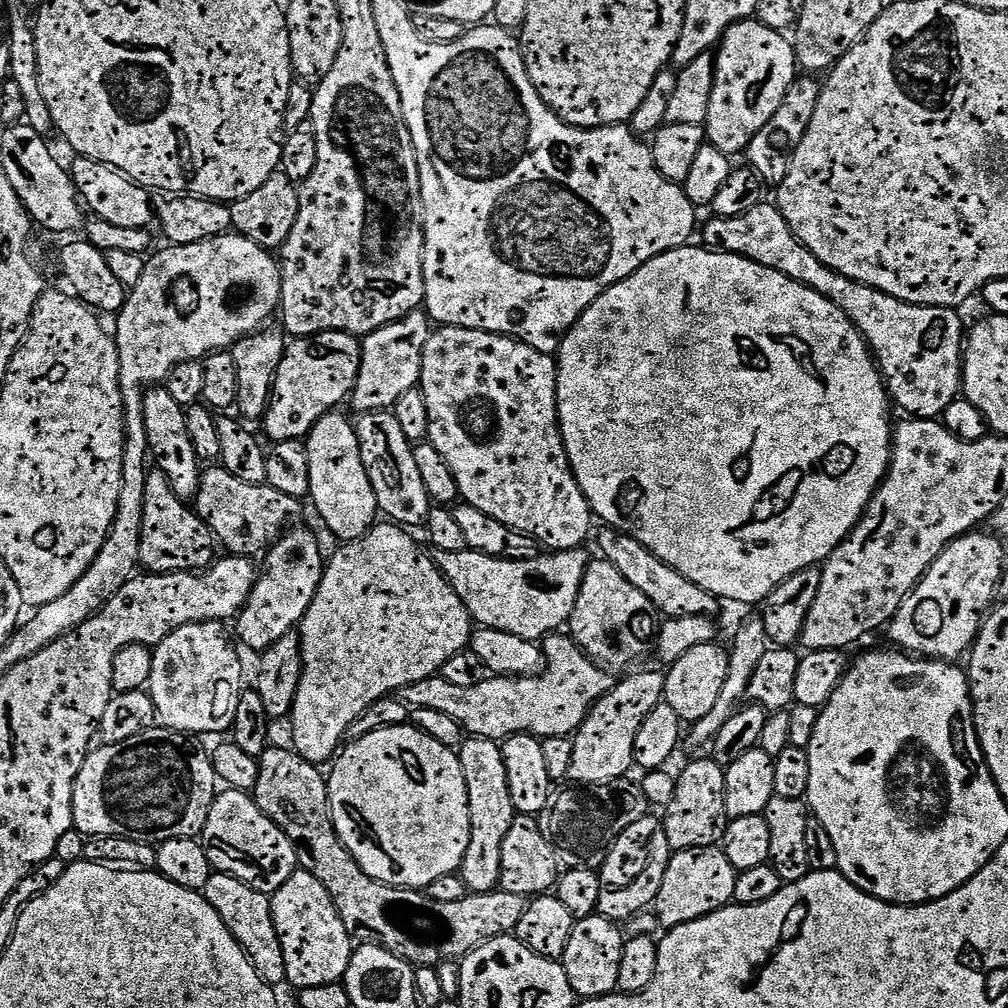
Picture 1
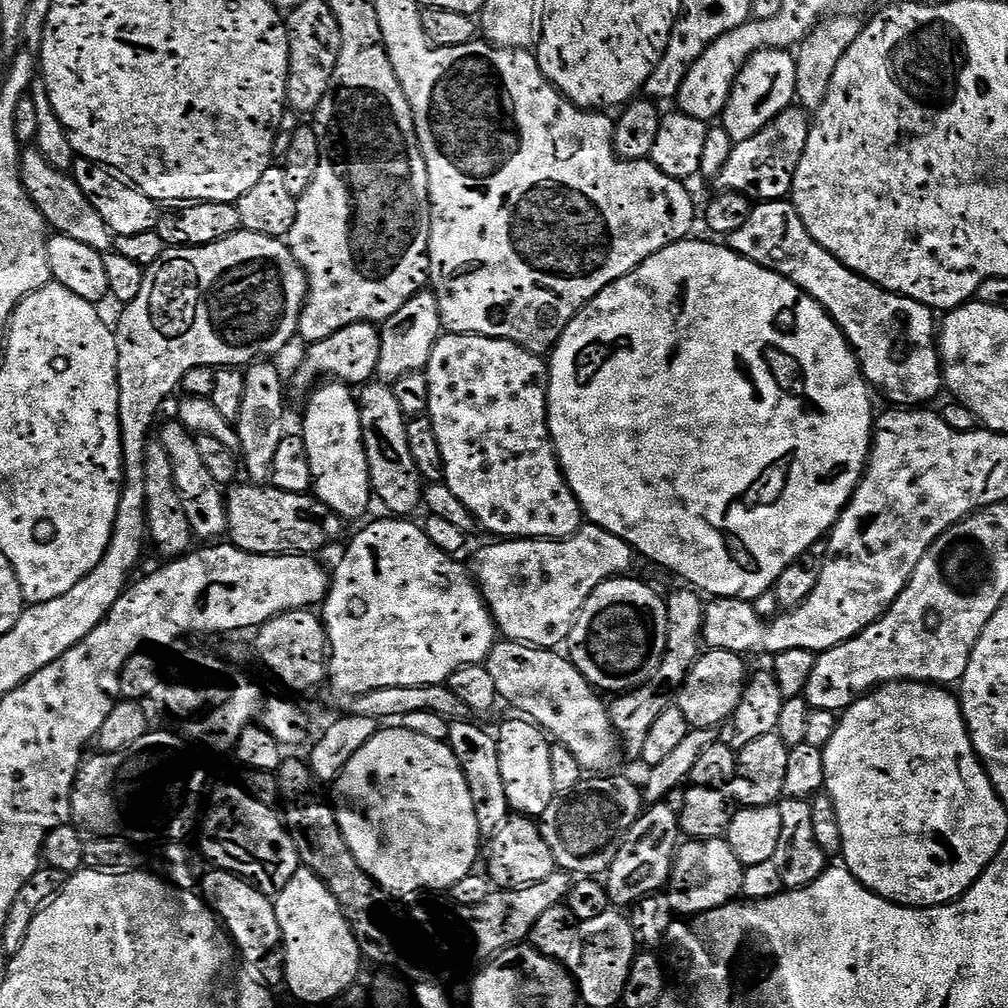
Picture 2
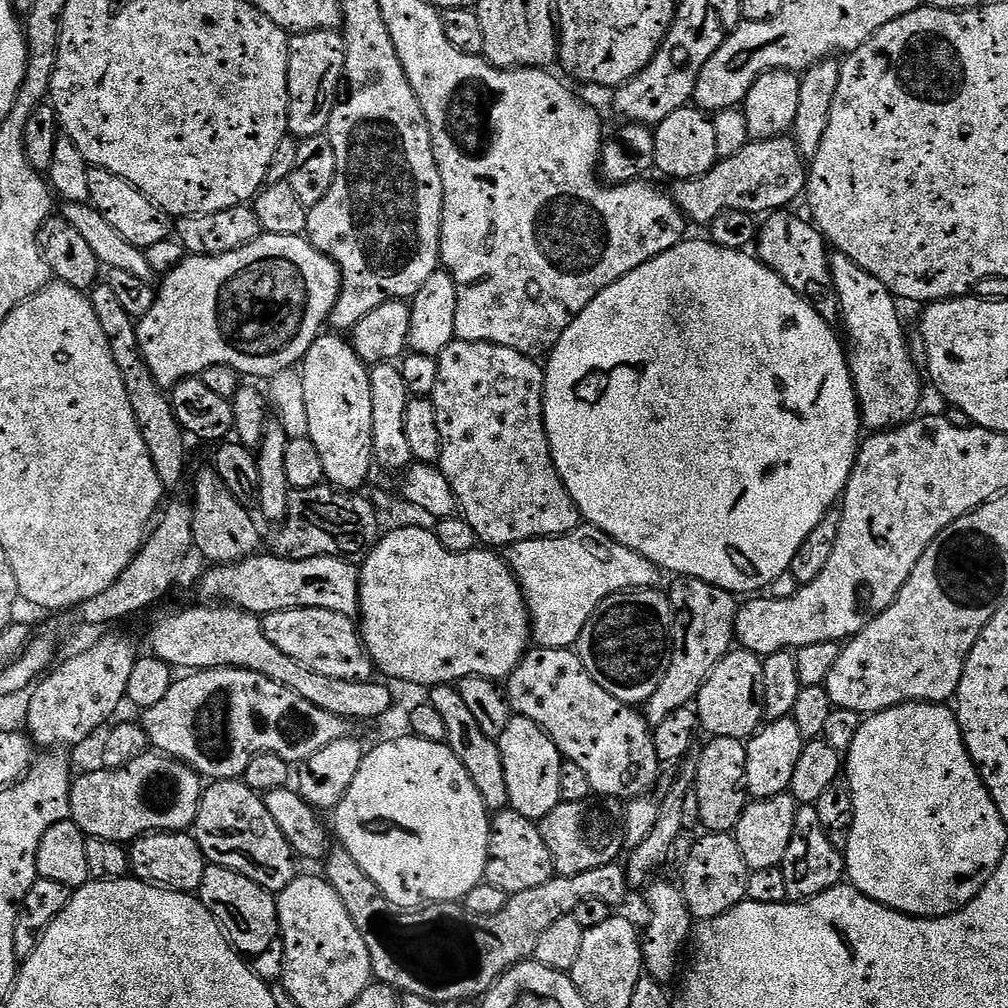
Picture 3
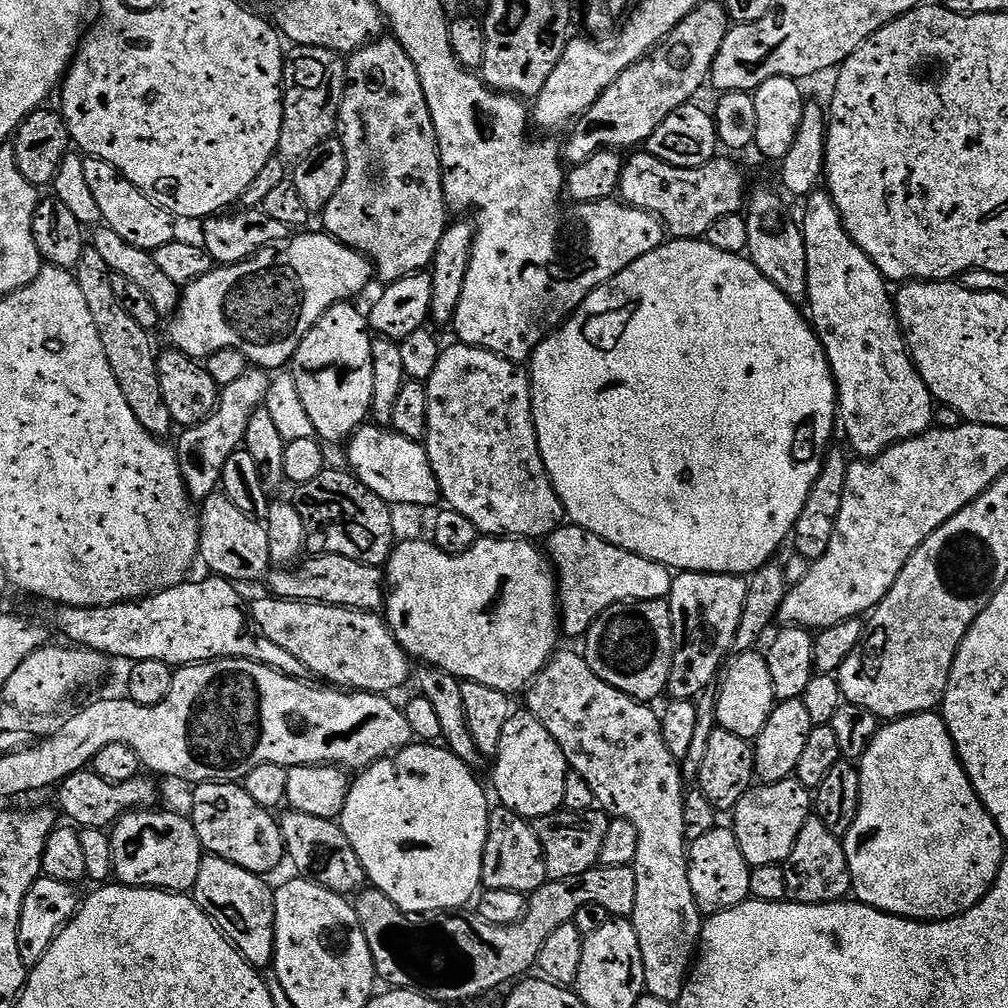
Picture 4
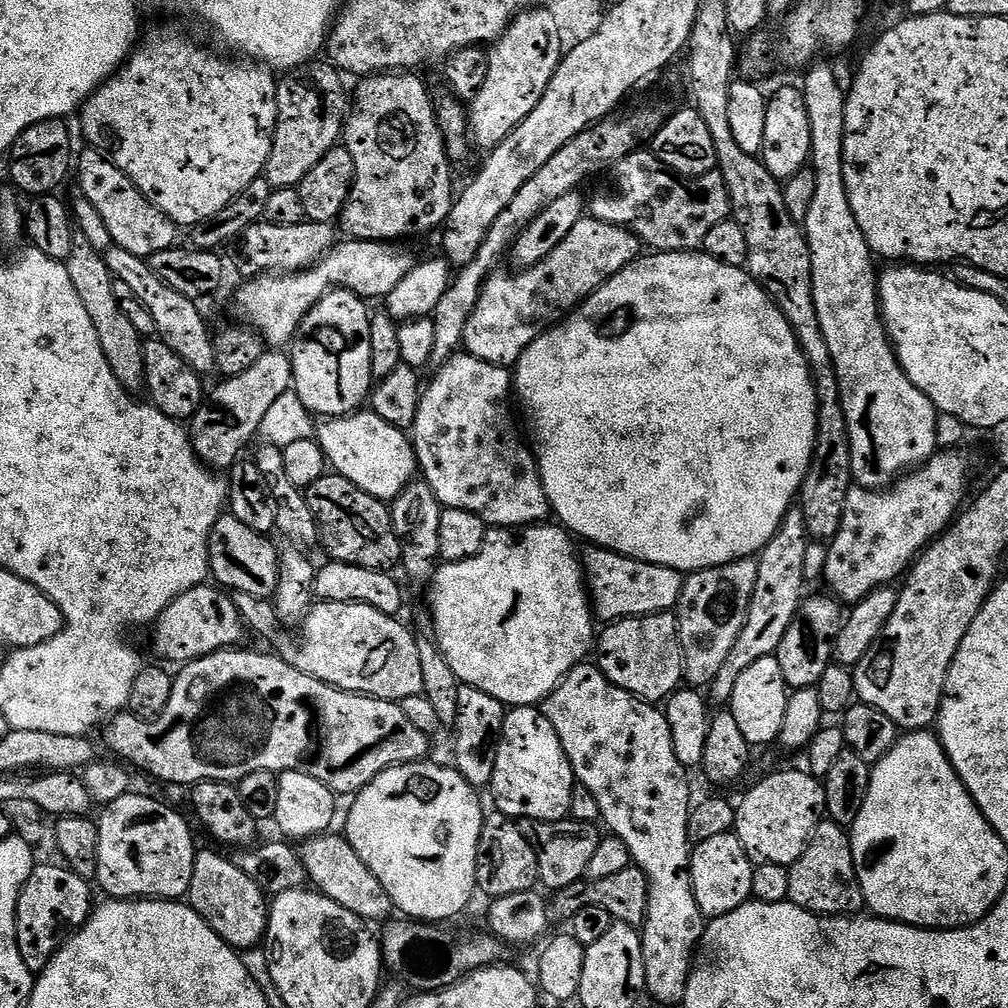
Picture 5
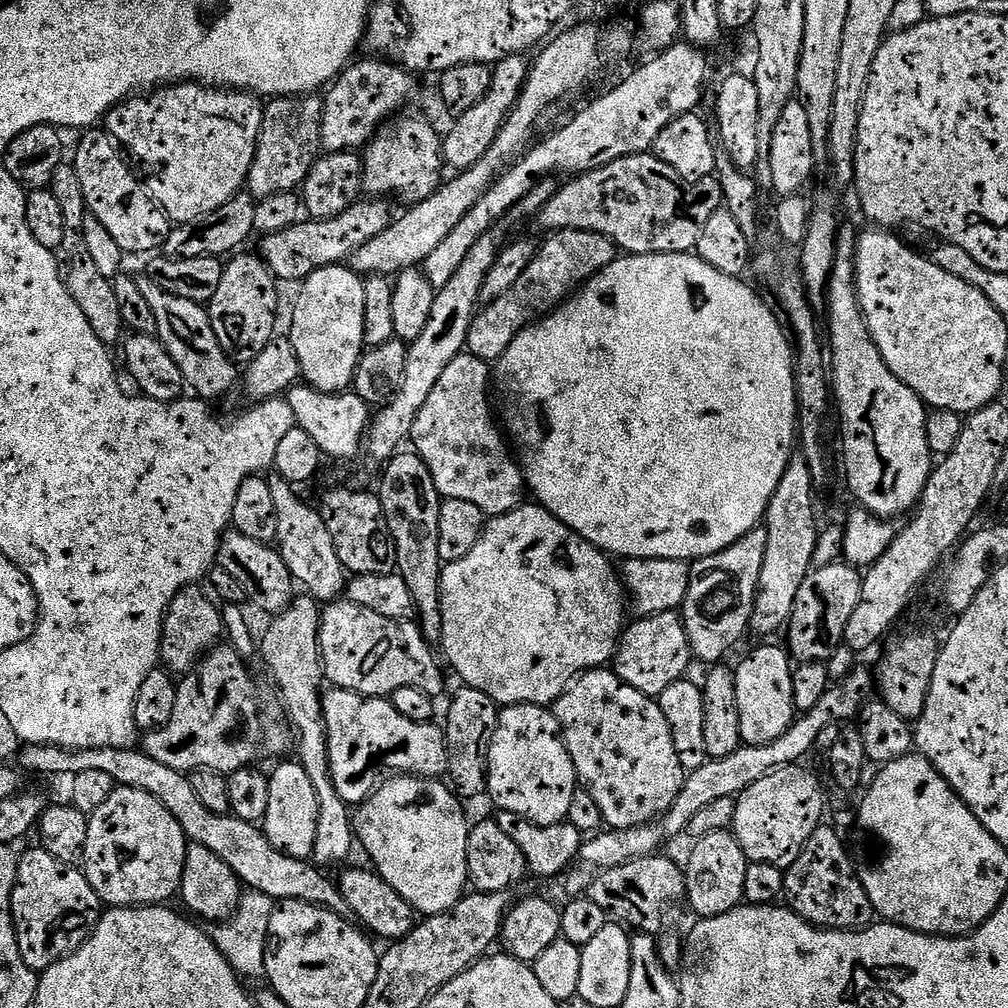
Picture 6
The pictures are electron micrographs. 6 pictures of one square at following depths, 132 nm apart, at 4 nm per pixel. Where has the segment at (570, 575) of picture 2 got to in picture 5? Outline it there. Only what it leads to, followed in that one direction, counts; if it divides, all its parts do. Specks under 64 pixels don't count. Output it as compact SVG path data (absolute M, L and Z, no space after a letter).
M593 547L592 553L586 556L586 583L590 593L591 603L594 605L594 612L604 622L615 622L628 620L632 616L653 616L656 612L667 612L675 609L680 602L680 591L684 588L685 577L678 570L638 562L634 558L620 556L617 552L607 552L604 548Z

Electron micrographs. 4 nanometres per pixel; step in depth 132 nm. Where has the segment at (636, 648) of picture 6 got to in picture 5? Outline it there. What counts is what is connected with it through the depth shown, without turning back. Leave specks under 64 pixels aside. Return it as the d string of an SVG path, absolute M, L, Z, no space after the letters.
M671 611L653 616L632 616L607 625L599 633L594 660L600 673L631 696L649 702L664 702L684 680L684 651L680 648L680 629Z

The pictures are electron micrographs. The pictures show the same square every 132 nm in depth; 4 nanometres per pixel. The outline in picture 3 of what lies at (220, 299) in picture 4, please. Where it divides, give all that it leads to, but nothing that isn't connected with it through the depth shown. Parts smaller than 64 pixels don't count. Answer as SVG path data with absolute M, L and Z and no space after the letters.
M261 234L241 248L220 253L217 256L185 255L180 263L163 273L161 280L164 281L160 284L160 292L158 288L148 312L139 317L135 327L136 338L140 343L140 356L144 359L144 364L153 379L165 390L171 389L172 385L178 383L179 380L199 377L200 373L206 370L206 366L215 364L230 366L235 372L241 373L245 377L264 376L263 378L271 378L284 368L299 365L316 337L321 335L323 328L320 327L326 324L332 307L335 306L336 299L340 296L340 271L335 262L330 257L323 256L304 236L283 236L282 234Z

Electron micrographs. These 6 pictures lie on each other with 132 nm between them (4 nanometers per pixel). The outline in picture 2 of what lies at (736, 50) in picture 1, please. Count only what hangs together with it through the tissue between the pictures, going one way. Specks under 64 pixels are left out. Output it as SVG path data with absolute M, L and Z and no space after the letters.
M764 48L745 61L722 113L722 127L734 142L754 138L774 117L793 107L796 100L796 57L783 48Z

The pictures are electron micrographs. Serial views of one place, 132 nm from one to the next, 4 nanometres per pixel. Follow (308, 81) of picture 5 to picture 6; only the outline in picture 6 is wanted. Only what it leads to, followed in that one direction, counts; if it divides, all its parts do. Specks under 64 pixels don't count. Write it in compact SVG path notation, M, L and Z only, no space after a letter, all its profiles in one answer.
M312 94L303 98L276 98L267 105L267 124L260 133L256 157L246 181L247 191L256 202L283 192L296 192L310 174L321 151L320 124L323 122L324 105L316 99Z

